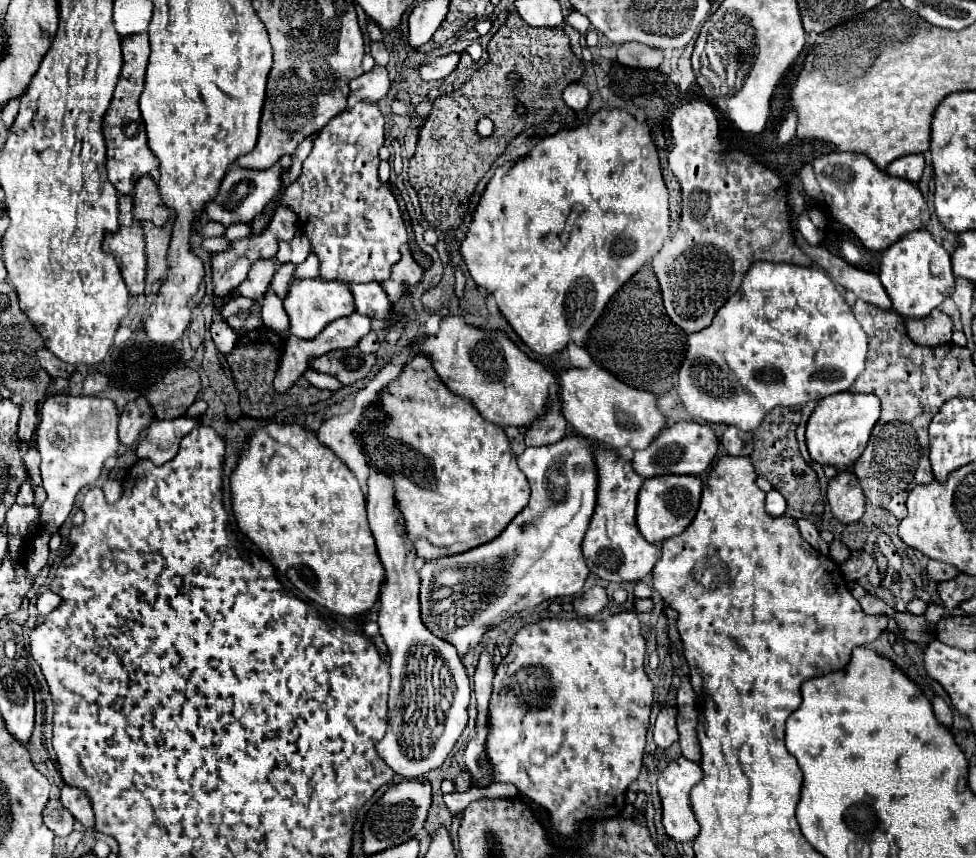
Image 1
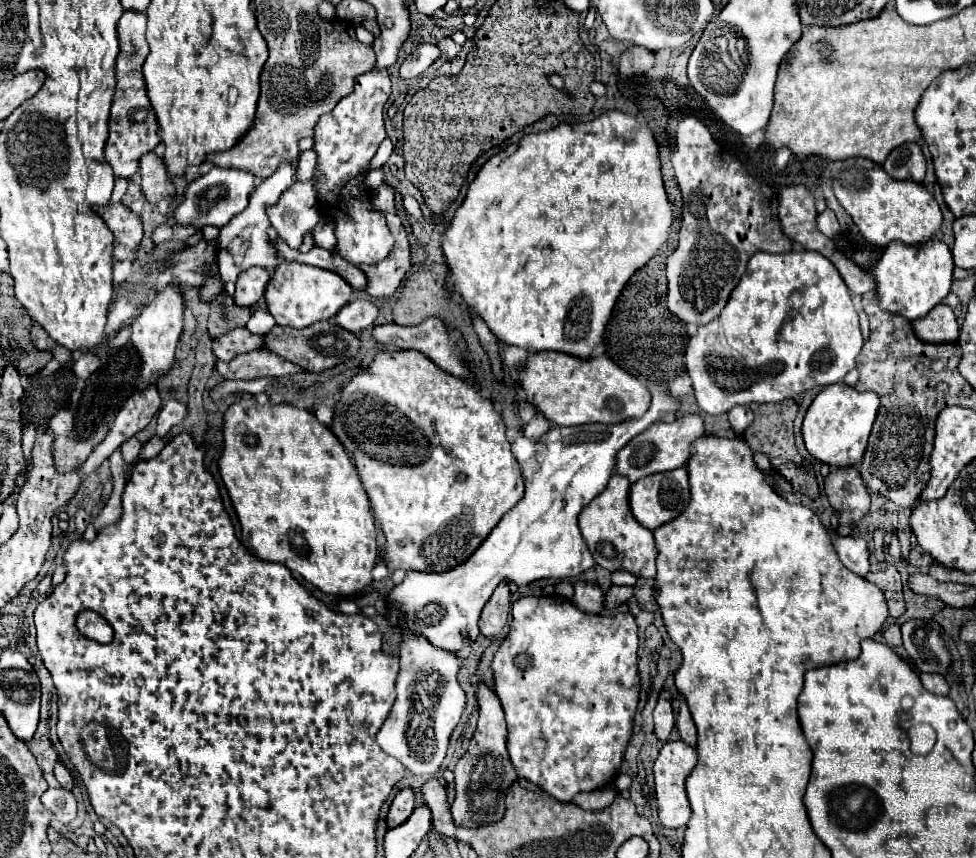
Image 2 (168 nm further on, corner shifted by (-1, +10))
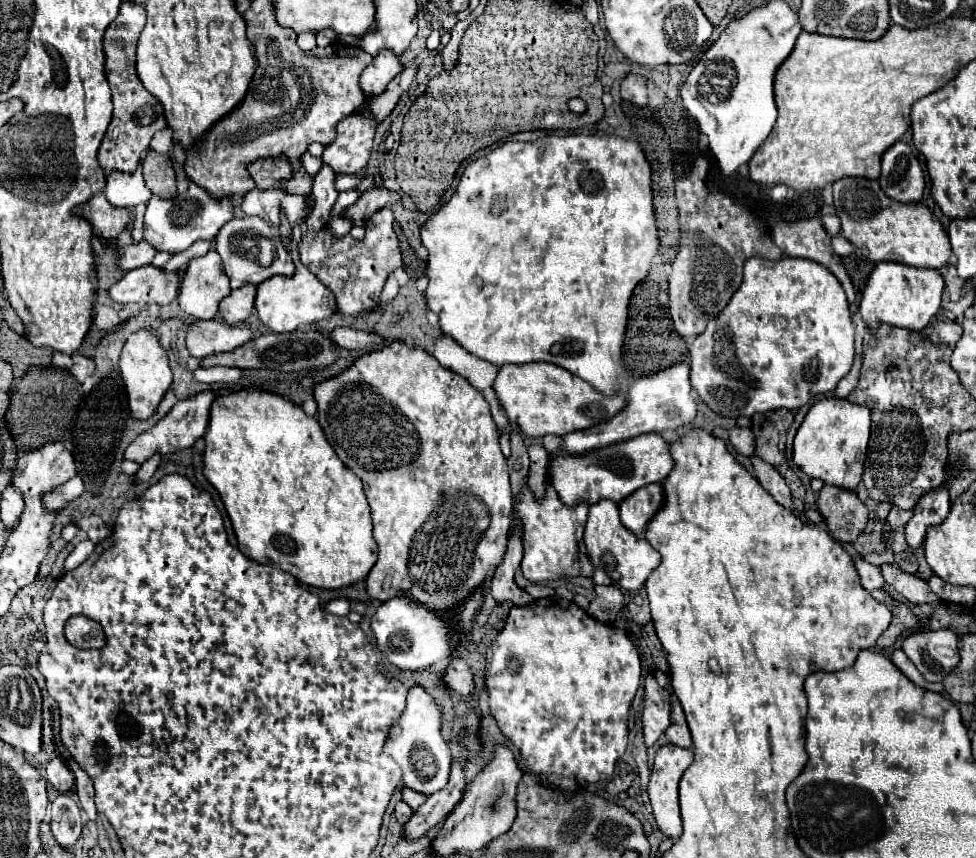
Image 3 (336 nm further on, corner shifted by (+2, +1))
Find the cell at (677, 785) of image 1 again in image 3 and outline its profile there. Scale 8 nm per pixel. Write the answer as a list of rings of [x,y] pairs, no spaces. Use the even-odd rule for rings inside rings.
[[[672,743],[660,747],[660,751],[656,753],[656,759],[654,759],[654,767],[652,767],[650,783],[648,783],[652,813],[656,817],[658,829],[666,837],[672,837],[672,839],[678,839],[682,833],[682,819],[680,819],[680,807],[678,807],[678,783],[680,783],[680,777],[684,775],[684,771],[692,765],[692,761],[694,761],[692,751],[672,745]]]

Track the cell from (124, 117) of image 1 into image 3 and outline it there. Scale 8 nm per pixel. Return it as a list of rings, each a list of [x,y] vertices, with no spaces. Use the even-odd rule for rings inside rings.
[[[122,5],[118,17],[110,23],[104,35],[104,55],[106,55],[106,79],[112,89],[114,115],[108,131],[98,149],[98,161],[104,173],[136,171],[138,163],[146,157],[150,139],[156,131],[166,127],[162,105],[144,89],[136,75],[136,43],[146,23],[144,5]]]

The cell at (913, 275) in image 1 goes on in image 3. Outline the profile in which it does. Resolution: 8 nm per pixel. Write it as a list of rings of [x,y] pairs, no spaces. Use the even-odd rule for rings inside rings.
[[[880,261],[870,273],[870,279],[862,293],[860,313],[872,329],[874,321],[880,321],[896,327],[906,327],[910,331],[922,331],[938,313],[942,303],[942,291],[944,279],[938,269],[920,269],[904,263]]]

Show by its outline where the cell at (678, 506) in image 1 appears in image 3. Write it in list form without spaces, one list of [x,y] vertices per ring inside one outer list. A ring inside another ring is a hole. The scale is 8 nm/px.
[[[660,483],[644,485],[644,489],[638,489],[636,493],[628,495],[624,501],[620,501],[620,517],[622,523],[634,533],[642,535],[650,523],[650,519],[664,507],[664,489]]]

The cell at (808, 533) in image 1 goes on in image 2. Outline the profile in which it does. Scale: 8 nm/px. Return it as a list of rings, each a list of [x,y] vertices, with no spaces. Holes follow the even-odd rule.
[[[833,534],[833,542],[835,542],[835,548],[837,548],[837,554],[839,554],[839,560],[855,574],[859,576],[867,576],[869,570],[871,570],[871,564],[869,564],[869,548],[867,548],[867,542],[859,536],[837,536]]]

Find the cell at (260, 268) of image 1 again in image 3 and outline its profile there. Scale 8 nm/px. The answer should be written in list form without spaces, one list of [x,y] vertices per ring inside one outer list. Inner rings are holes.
[[[242,285],[240,289],[234,289],[224,301],[220,301],[220,317],[228,325],[242,323],[254,313],[254,297],[256,297],[256,285]]]

